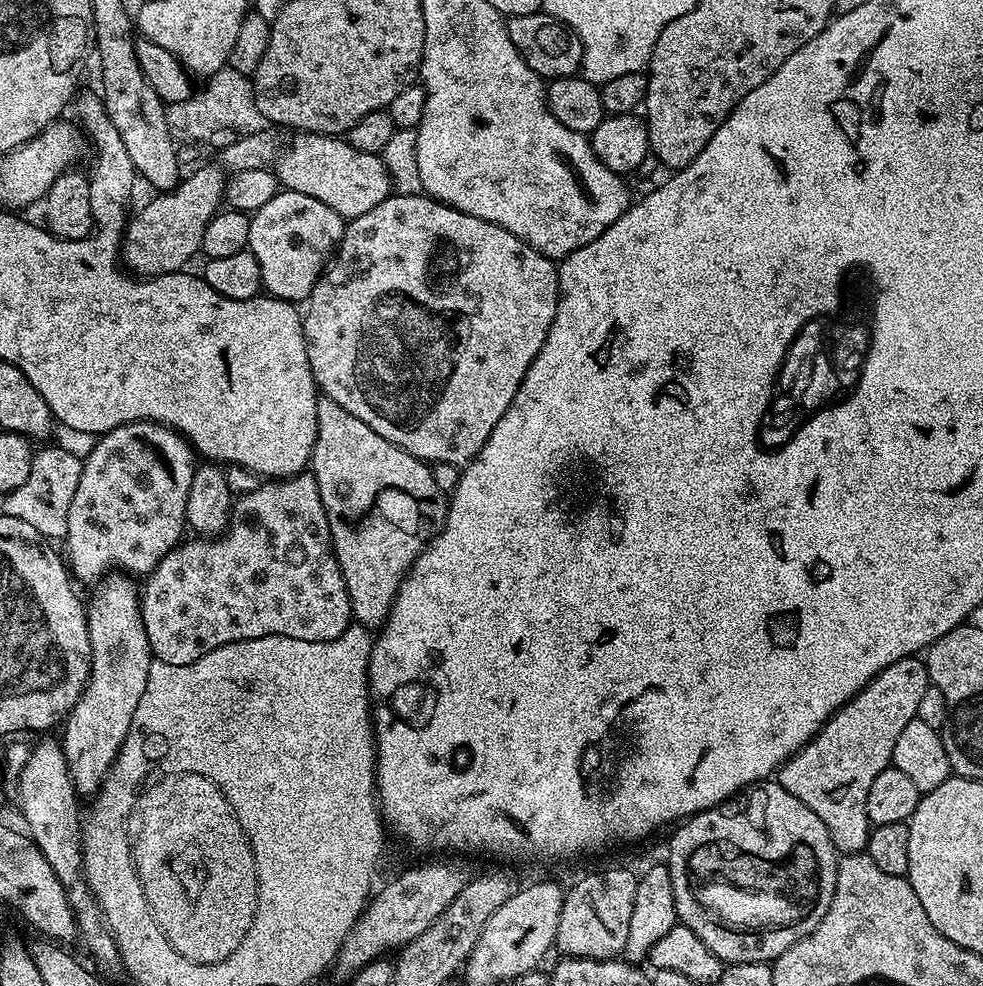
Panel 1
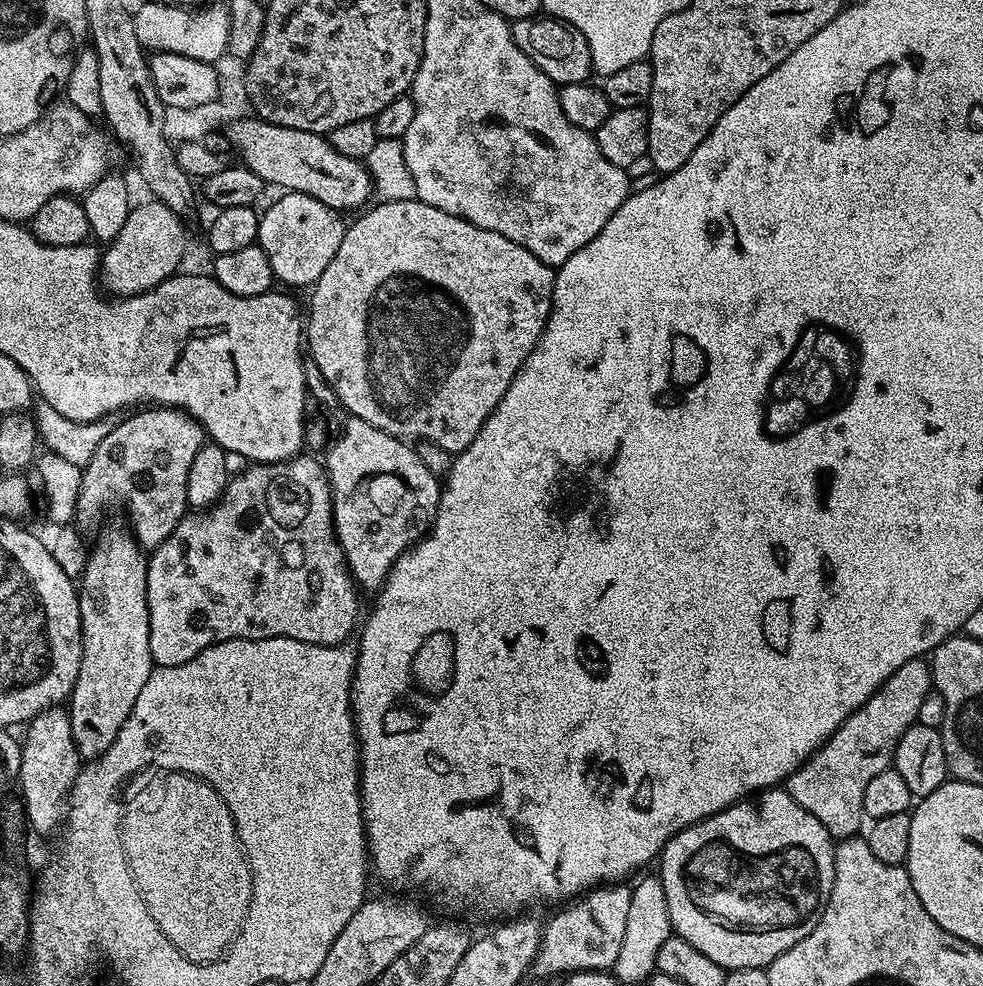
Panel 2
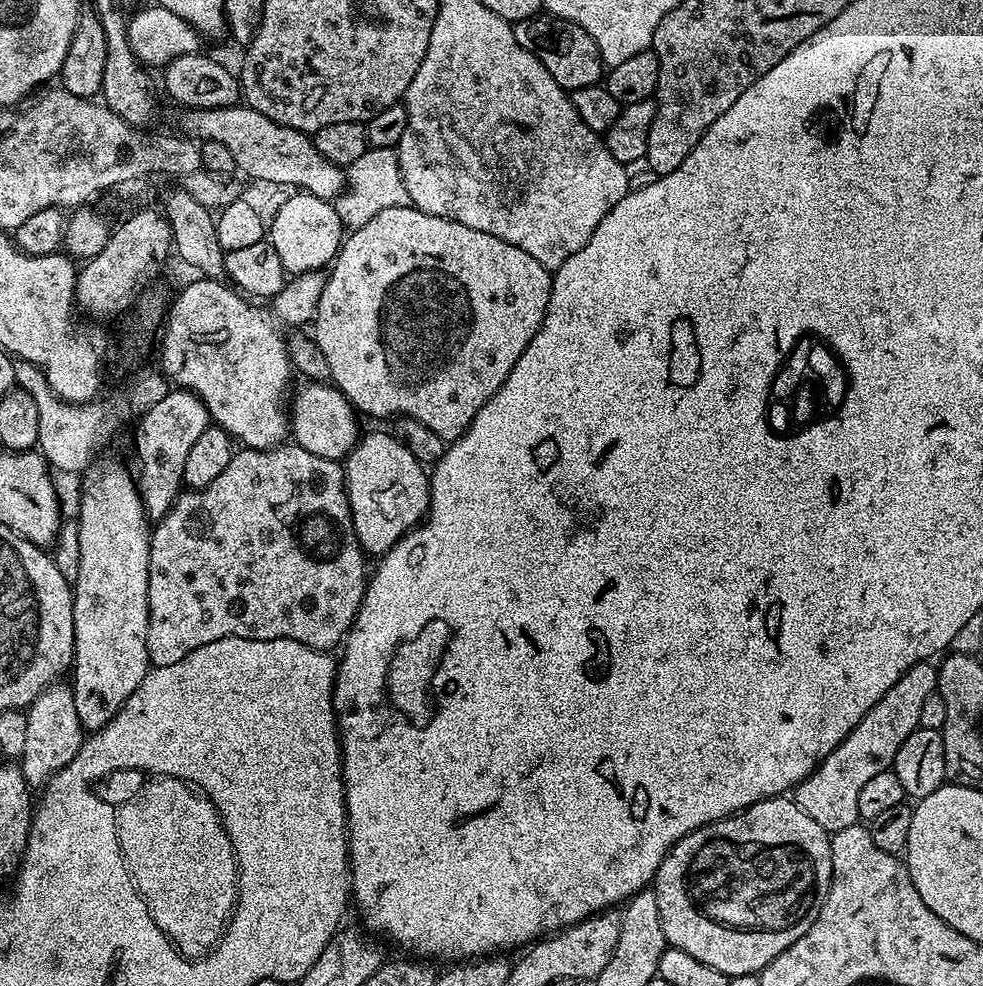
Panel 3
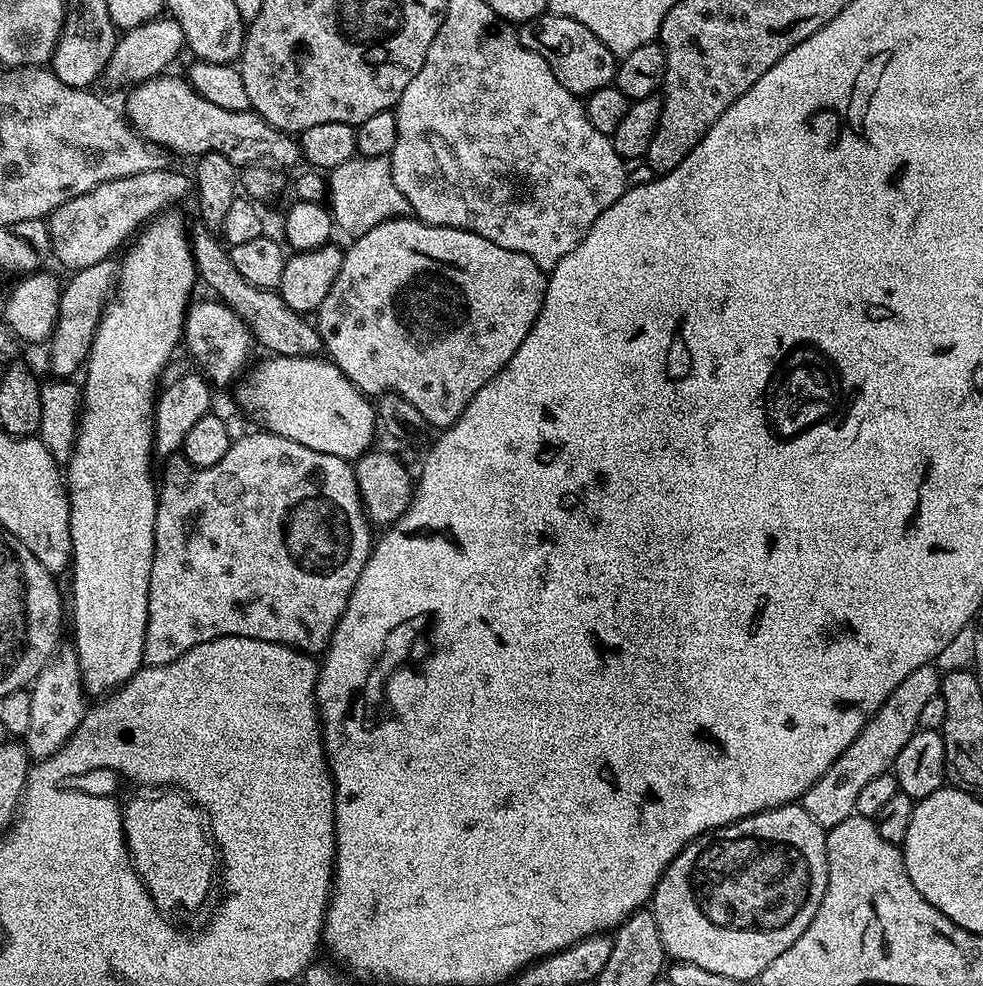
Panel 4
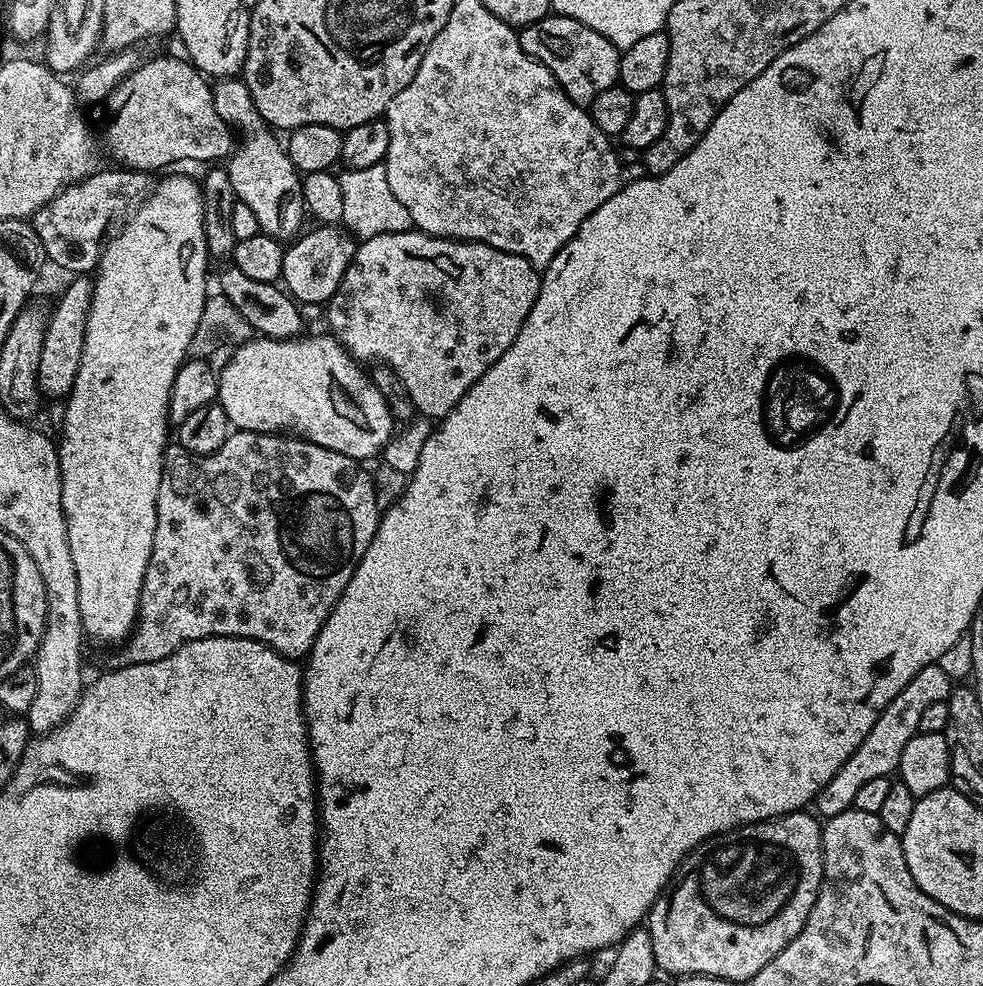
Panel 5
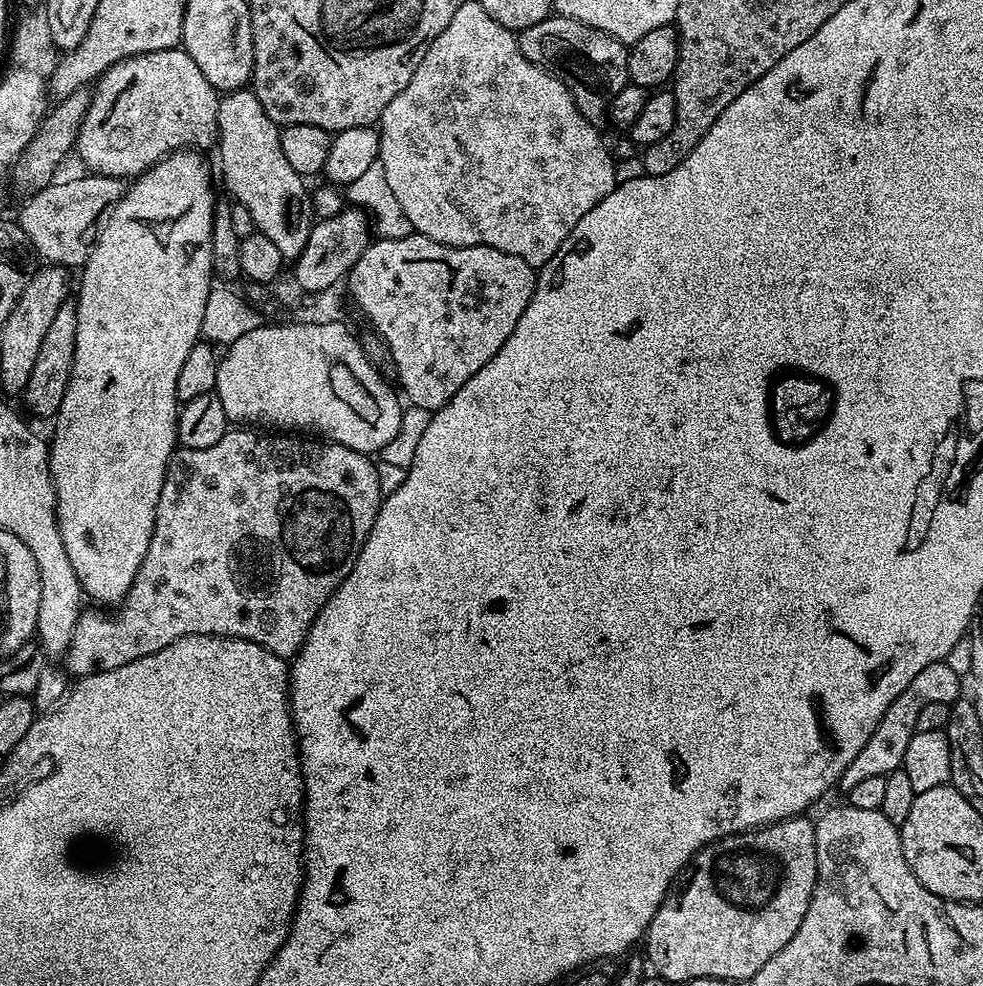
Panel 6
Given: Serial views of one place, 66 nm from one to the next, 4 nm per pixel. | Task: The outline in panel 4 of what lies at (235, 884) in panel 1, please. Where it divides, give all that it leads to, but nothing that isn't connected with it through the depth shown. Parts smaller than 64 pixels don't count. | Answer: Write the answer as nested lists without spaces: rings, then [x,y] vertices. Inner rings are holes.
[[[144,790],[141,796],[136,796],[127,805],[122,808],[124,817],[124,840],[128,843],[128,853],[132,856],[132,865],[136,867],[136,873],[140,875],[140,881],[148,888],[152,900],[156,903],[156,907],[161,913],[176,912],[181,908],[184,912],[192,912],[195,908],[200,908],[208,900],[208,895],[212,892],[212,879],[218,876],[218,849],[210,835],[209,829],[206,827],[205,817],[202,815],[201,809],[187,795],[181,794],[176,790]]]

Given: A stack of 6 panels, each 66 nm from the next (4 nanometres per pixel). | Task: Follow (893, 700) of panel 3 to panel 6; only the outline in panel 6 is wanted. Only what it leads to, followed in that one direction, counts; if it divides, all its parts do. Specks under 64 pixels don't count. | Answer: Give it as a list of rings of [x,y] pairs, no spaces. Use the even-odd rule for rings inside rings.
[[[939,660],[926,666],[926,670],[921,670],[914,678],[914,682],[910,682],[910,686],[906,686],[906,690],[902,690],[902,694],[894,698],[894,702],[890,702],[890,710],[882,714],[882,722],[878,722],[874,734],[870,734],[870,742],[866,742],[866,746],[858,750],[858,758],[854,758],[850,766],[846,766],[846,770],[840,776],[839,791],[846,794],[854,790],[854,786],[858,782],[863,782],[865,778],[889,776],[890,773],[897,771],[903,765],[906,746],[910,746],[910,738],[914,738],[917,731],[920,711],[930,706],[930,702],[942,702],[950,706],[961,699],[960,684],[962,677],[947,665],[946,660]]]

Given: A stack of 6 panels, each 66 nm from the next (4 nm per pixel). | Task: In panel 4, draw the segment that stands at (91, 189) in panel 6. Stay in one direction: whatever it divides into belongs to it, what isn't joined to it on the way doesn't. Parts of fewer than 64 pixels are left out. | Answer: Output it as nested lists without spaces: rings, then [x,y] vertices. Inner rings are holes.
[[[166,167],[146,170],[146,174],[114,178],[110,182],[102,182],[92,192],[78,194],[78,198],[70,198],[70,202],[62,202],[62,206],[46,217],[54,260],[67,270],[75,270],[109,259],[112,251],[120,243],[123,245],[137,229],[161,215],[174,200],[180,200],[187,192],[193,191],[194,184],[189,177],[187,180],[182,173],[172,171],[171,167]]]

